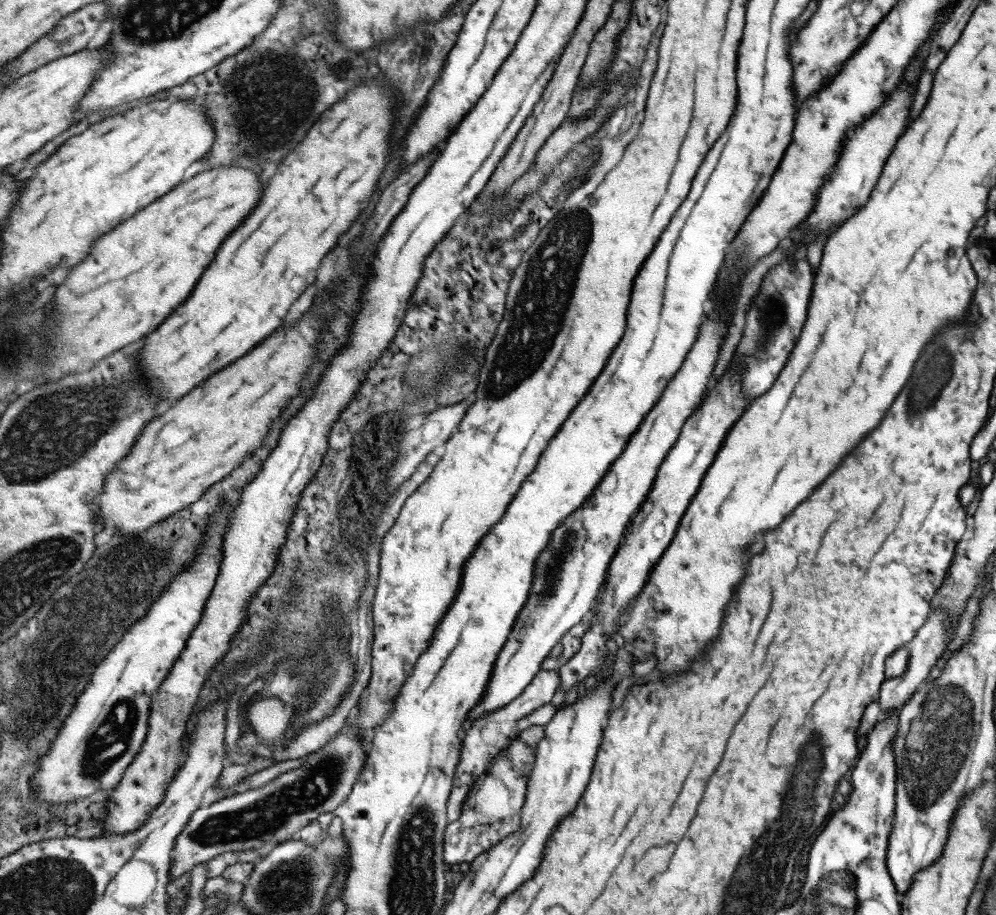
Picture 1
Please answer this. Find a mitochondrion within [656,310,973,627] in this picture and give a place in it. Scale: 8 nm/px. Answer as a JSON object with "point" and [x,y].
{"point":[925,391]}

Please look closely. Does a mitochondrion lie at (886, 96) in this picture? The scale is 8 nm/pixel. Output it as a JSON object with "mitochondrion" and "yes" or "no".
{"mitochondrion":"no"}

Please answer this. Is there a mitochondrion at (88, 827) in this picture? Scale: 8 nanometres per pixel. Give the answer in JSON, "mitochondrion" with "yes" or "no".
{"mitochondrion":"no"}

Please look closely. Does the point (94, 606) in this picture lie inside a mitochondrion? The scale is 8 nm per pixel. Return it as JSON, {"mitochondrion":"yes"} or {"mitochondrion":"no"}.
{"mitochondrion":"yes"}

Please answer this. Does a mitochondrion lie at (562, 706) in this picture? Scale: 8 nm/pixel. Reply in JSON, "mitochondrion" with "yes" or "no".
{"mitochondrion":"no"}

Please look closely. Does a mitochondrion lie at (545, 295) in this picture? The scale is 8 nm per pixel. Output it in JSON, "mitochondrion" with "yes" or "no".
{"mitochondrion":"yes"}

